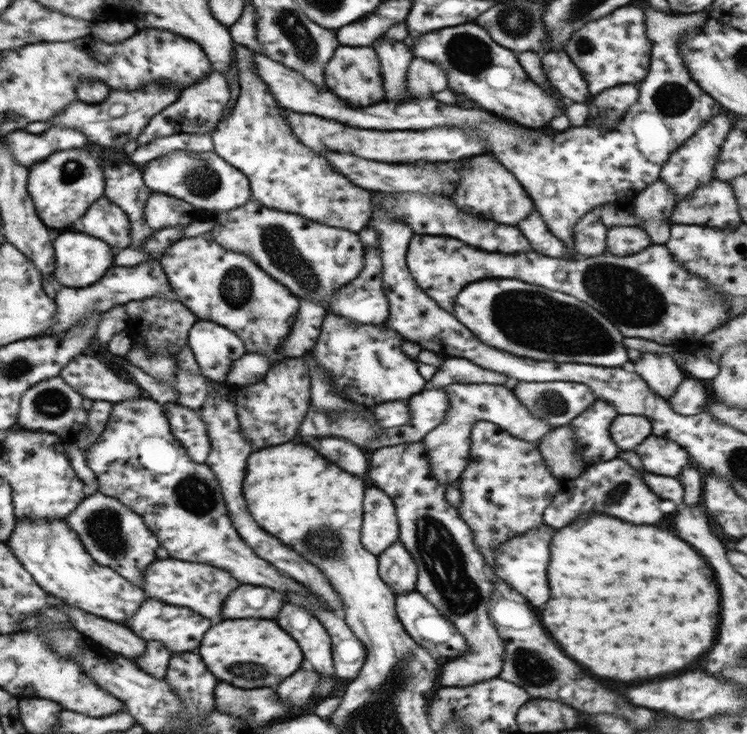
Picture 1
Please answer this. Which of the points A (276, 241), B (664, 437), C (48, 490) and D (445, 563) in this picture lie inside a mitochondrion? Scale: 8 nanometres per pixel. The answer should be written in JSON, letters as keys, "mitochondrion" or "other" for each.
{"A":"mitochondrion","B":"other","C":"other","D":"mitochondrion"}

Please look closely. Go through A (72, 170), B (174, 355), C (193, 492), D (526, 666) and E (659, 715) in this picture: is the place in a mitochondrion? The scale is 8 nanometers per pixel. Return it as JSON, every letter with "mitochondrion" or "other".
{"A":"mitochondrion","B":"other","C":"mitochondrion","D":"mitochondrion","E":"other"}

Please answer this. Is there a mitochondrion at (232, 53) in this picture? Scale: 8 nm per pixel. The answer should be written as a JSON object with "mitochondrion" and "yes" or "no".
{"mitochondrion":"no"}

